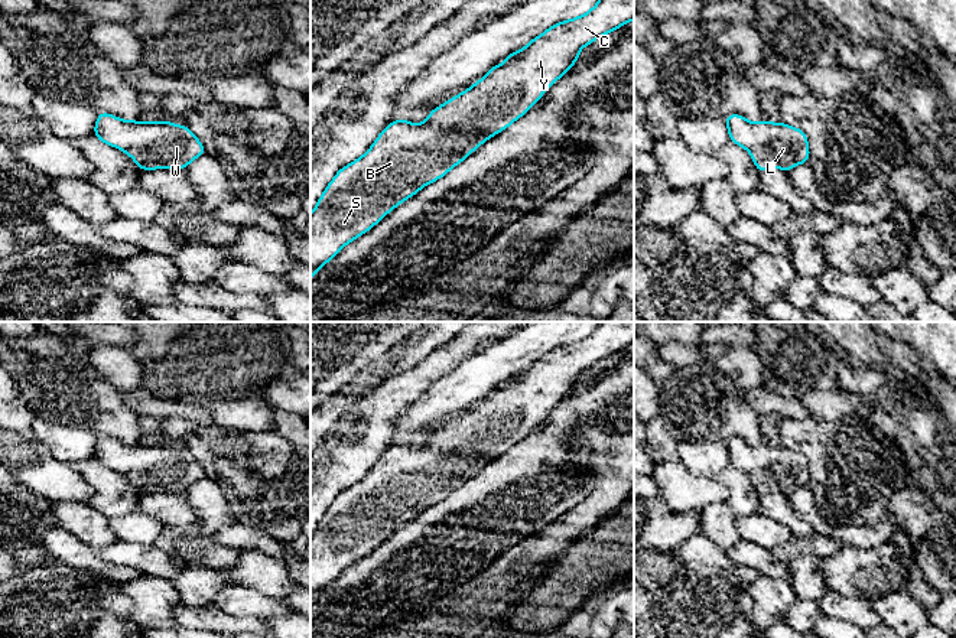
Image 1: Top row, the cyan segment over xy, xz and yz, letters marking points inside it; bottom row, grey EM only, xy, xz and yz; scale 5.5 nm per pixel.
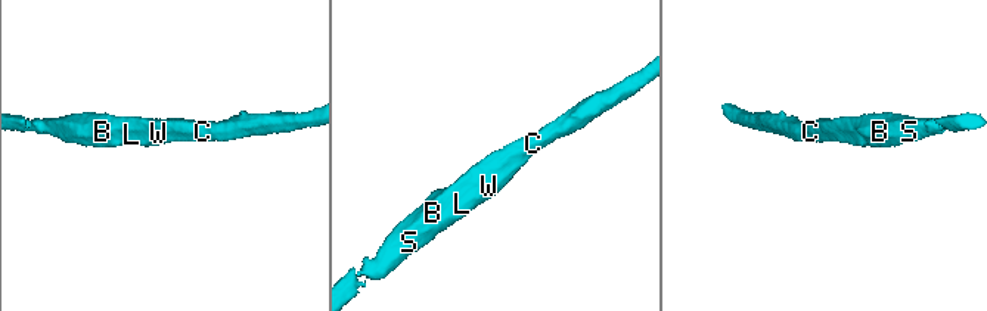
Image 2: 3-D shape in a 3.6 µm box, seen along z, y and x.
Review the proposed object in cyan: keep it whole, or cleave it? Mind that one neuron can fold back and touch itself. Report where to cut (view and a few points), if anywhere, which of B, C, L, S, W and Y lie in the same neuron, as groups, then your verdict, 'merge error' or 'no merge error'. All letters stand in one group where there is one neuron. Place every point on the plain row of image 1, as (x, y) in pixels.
cut none; groups B C L S W Y; no merge error

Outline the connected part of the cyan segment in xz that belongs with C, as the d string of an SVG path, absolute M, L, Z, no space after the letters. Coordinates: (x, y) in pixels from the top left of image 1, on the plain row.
M601 322L588 336L553 348L523 372L507 378L503 388L492 388L472 410L433 432L423 446L403 442L390 446L361 481L336 495L315 528L310 537L310 602L344 569L523 440L572 391L583 370L630 344L634 344L634 322Z

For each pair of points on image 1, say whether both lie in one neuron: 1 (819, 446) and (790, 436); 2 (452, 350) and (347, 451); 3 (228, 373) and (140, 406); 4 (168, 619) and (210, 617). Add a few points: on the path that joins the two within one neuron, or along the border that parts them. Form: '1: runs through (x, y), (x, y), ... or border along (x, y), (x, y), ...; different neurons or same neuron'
1: runs through (812, 439), (809, 436), (797, 436); same neuron
2: runs through (425, 374), (368, 429); same neuron
3: border along (140, 386), (158, 396), (195, 403); different neurons
4: border along (181, 605), (174, 612), (176, 622); different neurons

